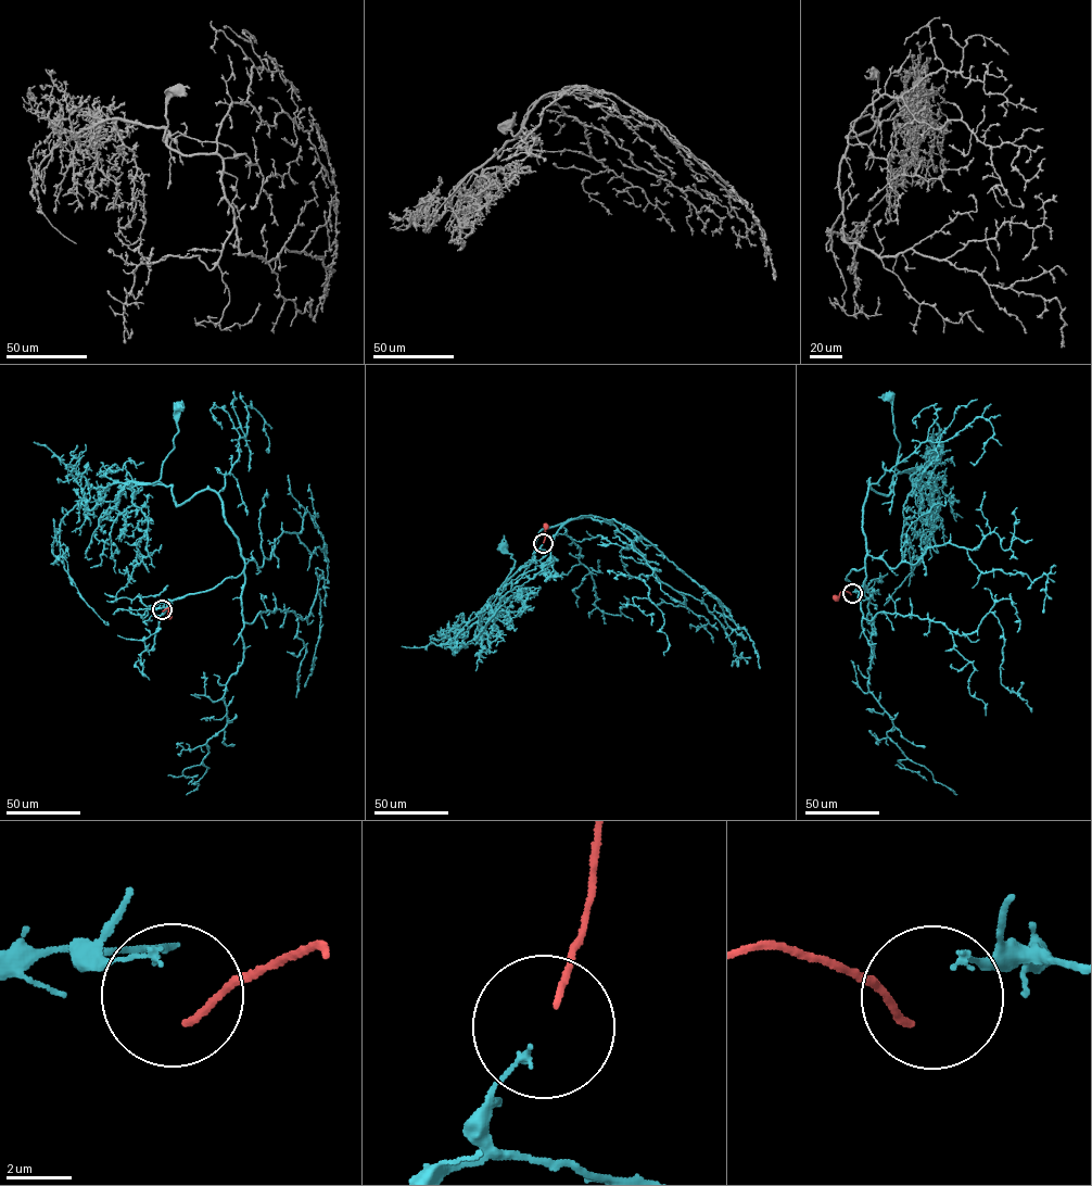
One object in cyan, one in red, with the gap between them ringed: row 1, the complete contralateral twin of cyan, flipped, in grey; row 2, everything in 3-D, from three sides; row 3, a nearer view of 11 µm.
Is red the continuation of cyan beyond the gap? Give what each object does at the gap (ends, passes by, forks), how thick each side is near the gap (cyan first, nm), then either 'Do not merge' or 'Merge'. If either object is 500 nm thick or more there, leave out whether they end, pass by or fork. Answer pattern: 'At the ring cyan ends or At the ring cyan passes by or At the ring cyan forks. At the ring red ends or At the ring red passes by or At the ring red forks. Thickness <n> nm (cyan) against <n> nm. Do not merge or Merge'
At the ring cyan ends. At the ring red ends. Thickness 170 nm (cyan) against 200 nm. Do not merge

